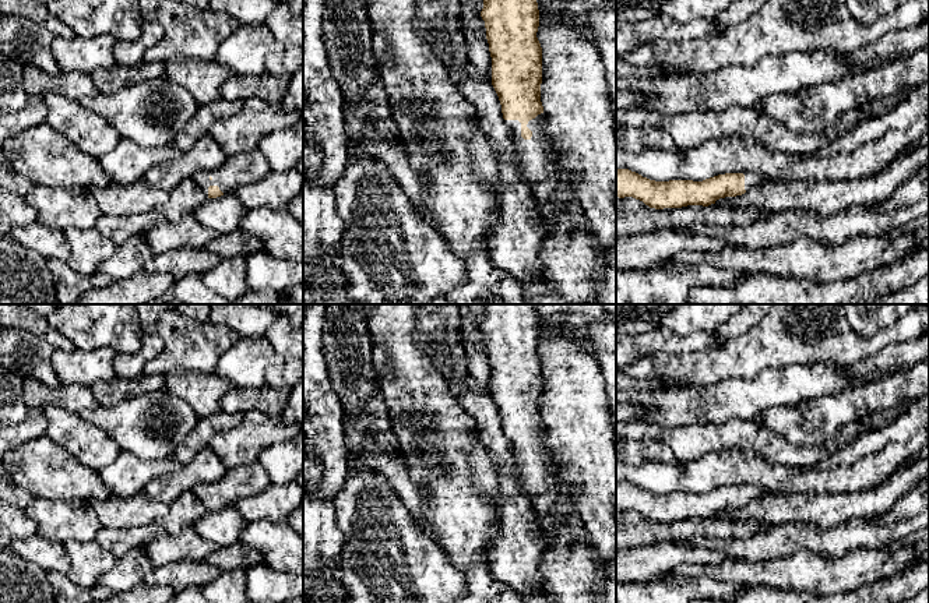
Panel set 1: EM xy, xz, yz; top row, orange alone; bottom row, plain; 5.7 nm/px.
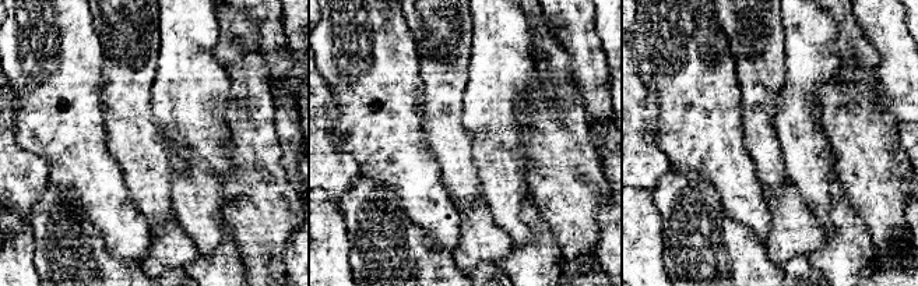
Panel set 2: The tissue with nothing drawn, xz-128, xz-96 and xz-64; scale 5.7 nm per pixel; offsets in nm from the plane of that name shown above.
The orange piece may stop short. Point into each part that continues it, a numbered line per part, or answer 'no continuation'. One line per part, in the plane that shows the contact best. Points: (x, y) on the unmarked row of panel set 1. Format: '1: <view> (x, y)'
1: xz (539, 473)

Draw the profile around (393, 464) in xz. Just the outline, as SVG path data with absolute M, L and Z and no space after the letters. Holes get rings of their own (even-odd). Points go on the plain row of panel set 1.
M362 449L351 458L351 463L359 472L383 475L415 518L416 525L433 540L439 542L427 521L429 497L423 487L409 477L408 458L402 449Z

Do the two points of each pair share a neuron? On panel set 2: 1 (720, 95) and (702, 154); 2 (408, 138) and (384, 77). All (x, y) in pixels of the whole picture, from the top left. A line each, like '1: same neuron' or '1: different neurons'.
1: same neuron
2: same neuron

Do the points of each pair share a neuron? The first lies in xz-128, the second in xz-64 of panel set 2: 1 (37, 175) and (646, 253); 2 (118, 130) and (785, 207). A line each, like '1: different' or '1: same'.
1: different
2: different

